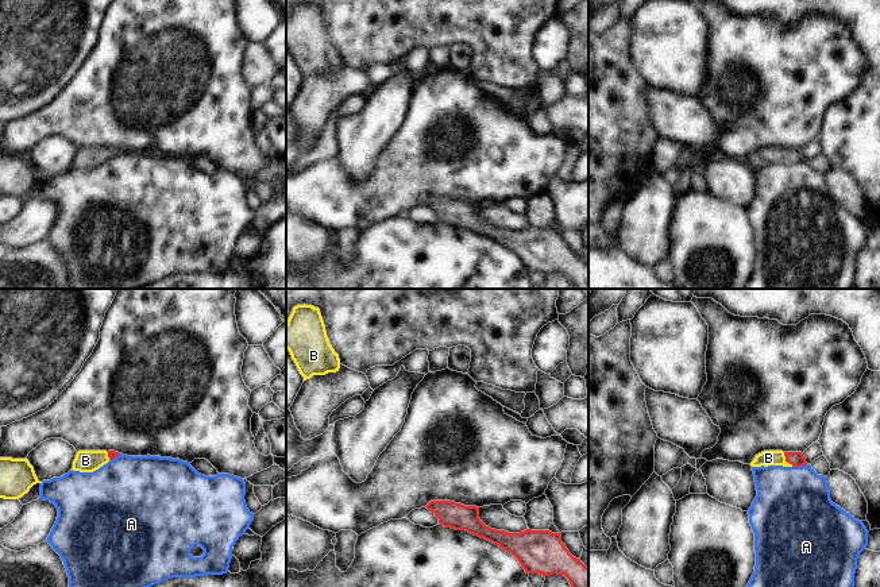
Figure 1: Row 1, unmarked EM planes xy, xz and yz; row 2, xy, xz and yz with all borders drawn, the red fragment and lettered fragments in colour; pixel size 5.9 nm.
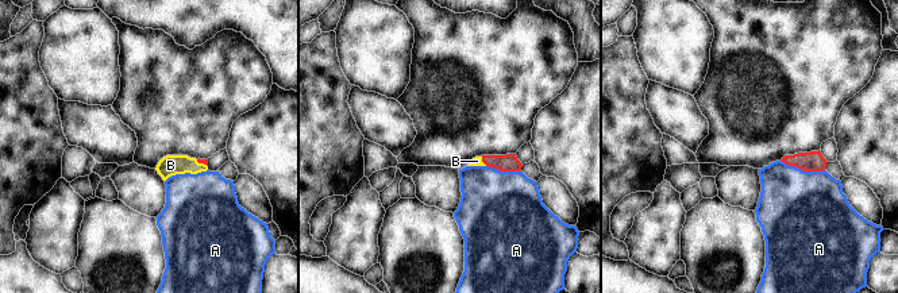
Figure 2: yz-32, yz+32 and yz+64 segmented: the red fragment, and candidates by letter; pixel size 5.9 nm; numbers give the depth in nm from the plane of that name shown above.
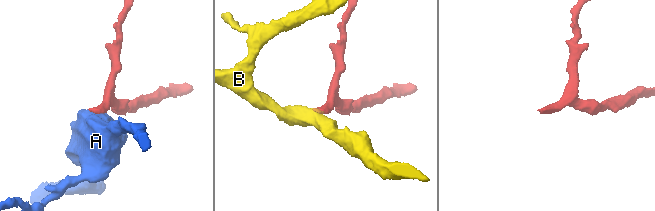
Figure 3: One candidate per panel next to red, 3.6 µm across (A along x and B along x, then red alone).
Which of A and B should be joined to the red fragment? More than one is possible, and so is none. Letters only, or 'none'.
B

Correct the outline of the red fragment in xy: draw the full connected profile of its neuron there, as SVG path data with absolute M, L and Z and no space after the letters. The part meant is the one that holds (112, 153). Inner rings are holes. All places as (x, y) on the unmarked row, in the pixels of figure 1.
M78 148L73 159L73 169L93 170L119 154L115 148Z

